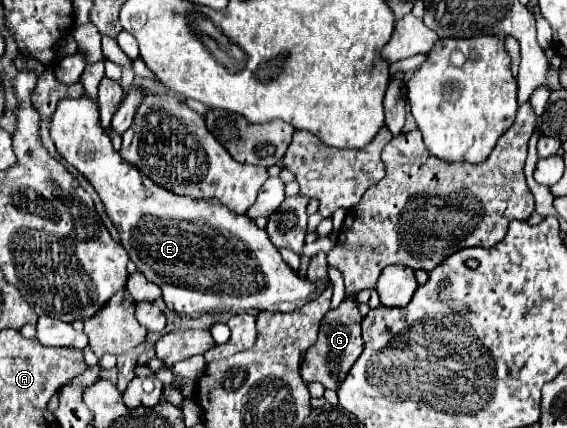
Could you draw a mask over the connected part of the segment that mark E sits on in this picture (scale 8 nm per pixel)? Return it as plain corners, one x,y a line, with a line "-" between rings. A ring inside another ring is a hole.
89,95
77,99
67,97
59,101
51,119
51,139
59,155
79,173
83,173
93,189
99,193
107,215
121,235
121,245
125,247
137,269
149,281
161,287
163,299
171,311
185,317
199,317
211,311
293,311
319,297
321,287
315,287
311,281
299,277
289,265
285,265
267,231
259,229
247,215
235,215
225,205
219,205
219,201
181,197
167,189
161,189
149,177
139,173
139,169
123,161
113,149
109,135
101,127
99,109

